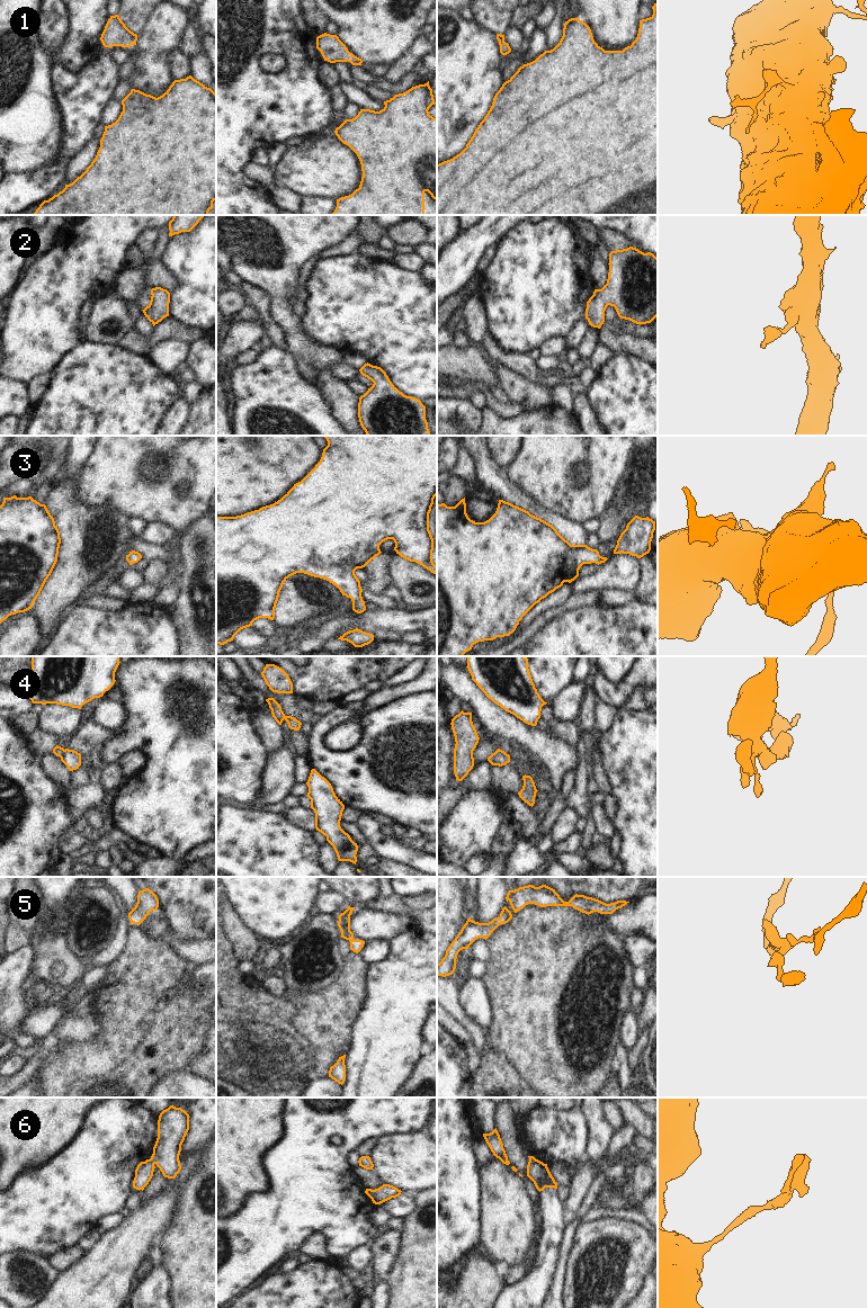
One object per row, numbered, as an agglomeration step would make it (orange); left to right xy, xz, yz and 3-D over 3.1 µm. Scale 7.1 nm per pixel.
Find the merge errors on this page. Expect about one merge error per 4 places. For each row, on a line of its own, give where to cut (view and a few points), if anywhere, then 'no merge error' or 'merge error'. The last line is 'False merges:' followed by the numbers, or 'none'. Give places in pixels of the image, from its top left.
1: no cut | no merge error
2: no cut | no merge error
3: no cut | no merge error
4: xy (64, 750), (60, 756) | merge error
5: no cut | no merge error
6: xz (372, 1190), (377, 1203) | merge error
False merges: 4, 6

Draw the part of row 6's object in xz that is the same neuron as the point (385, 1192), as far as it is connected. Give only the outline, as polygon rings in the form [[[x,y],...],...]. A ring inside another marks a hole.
[[[383,1184],[378,1189],[373,1190],[377,1204],[381,1204],[392,1198],[399,1197],[401,1192],[401,1190],[390,1184]]]

